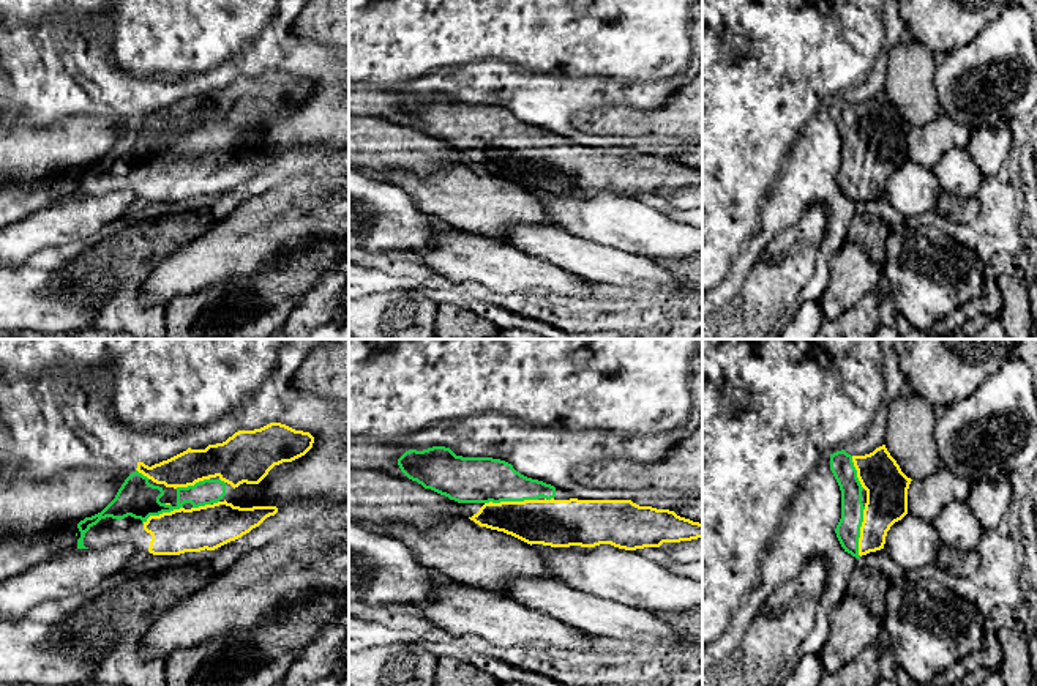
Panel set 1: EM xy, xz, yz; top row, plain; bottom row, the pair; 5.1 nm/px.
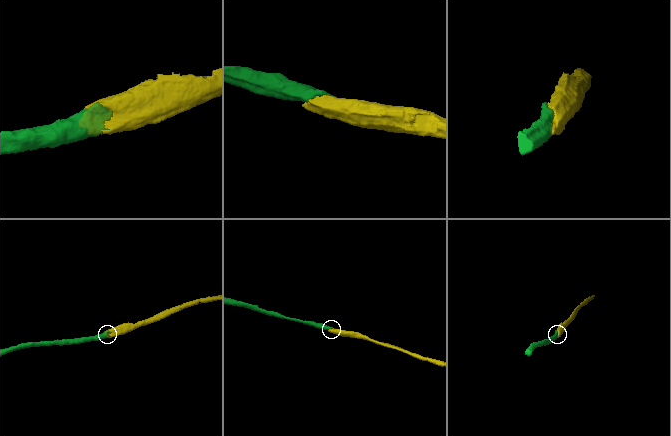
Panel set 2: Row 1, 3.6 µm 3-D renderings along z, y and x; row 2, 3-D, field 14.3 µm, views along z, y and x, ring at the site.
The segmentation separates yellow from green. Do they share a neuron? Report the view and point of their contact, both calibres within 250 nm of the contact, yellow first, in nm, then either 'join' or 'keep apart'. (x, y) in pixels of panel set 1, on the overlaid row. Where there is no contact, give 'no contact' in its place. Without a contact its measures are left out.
contact xz (510, 502); calibres 240 and 240 nm; join

